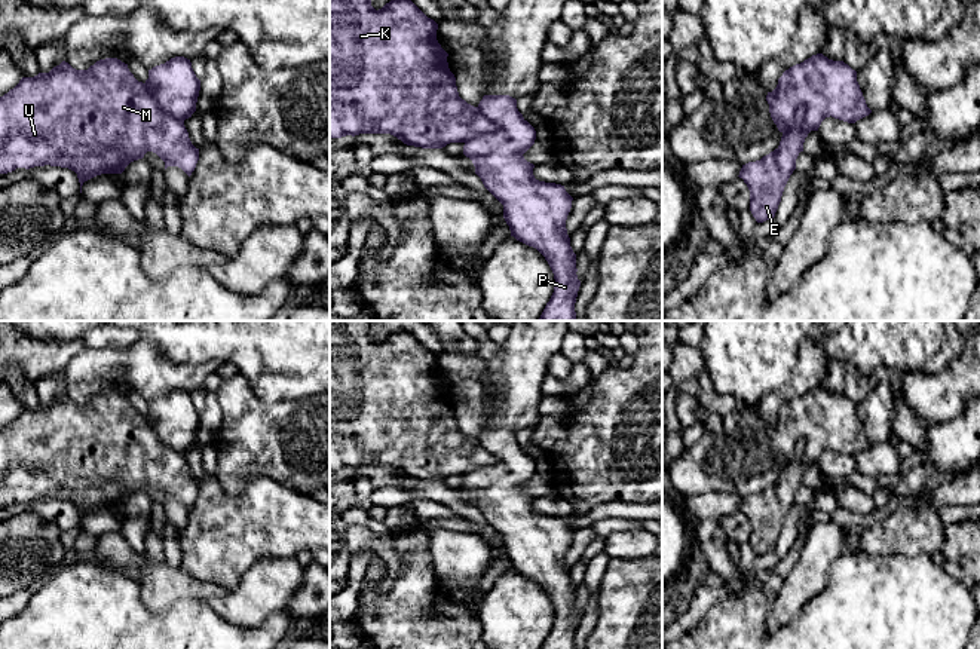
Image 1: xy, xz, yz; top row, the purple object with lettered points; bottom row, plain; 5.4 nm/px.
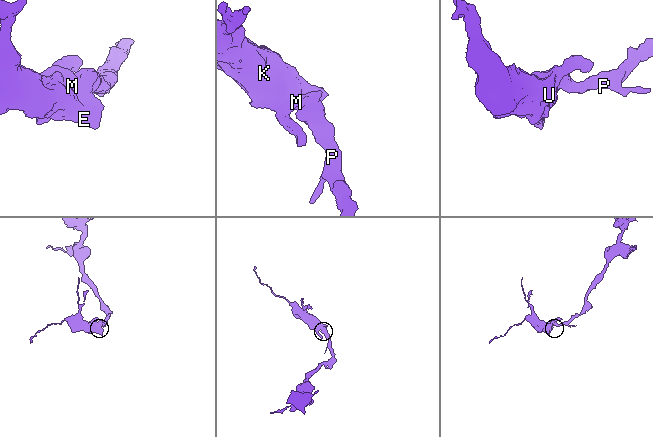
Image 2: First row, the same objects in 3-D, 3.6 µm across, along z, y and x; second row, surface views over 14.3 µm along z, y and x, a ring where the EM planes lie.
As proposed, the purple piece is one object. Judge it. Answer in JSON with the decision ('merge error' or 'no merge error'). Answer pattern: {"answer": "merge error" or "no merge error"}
{"answer": "merge error"}

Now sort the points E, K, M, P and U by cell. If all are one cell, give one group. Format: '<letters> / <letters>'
E K M U / P

